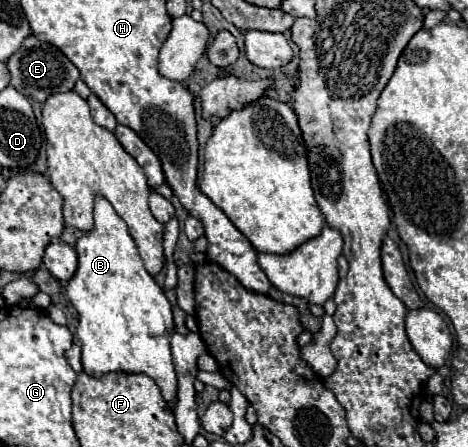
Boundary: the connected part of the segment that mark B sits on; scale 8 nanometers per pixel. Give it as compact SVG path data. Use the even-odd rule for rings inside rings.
M103 197L95 201L95 229L77 245L79 267L67 285L67 297L79 313L75 335L81 341L81 363L89 377L105 373L145 373L151 377L169 407L177 401L177 375L169 337L175 329L173 313L163 289L145 271L125 221Z

